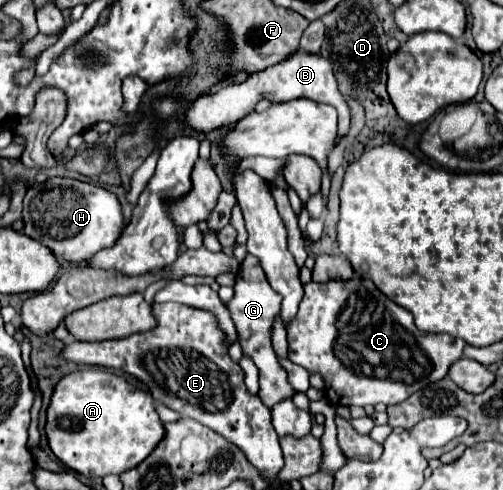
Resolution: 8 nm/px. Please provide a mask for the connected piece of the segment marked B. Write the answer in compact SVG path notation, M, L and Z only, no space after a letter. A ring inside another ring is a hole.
M298 49L294 53L294 57L288 57L286 61L280 61L274 67L266 67L262 71L256 71L256 73L248 75L248 79L244 83L224 87L214 95L200 97L200 99L192 101L190 107L188 107L188 115L186 115L186 125L192 127L198 133L208 133L210 129L216 129L220 125L236 123L242 117L246 117L256 107L256 103L264 97L270 99L272 103L284 103L284 101L292 101L292 99L298 99L298 97L312 99L316 103L328 103L328 105L336 107L336 111L338 111L338 119L340 119L338 137L348 133L350 107L348 107L346 99L342 97L342 93L338 91L336 77L332 73L330 61L326 61L324 57L318 57L318 55L306 55L302 49Z

